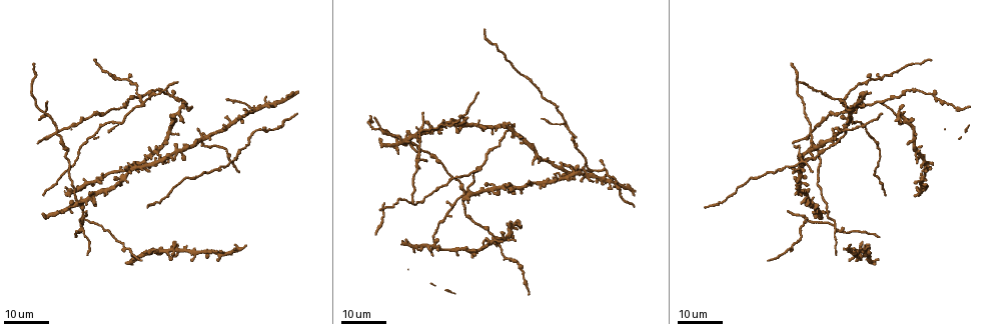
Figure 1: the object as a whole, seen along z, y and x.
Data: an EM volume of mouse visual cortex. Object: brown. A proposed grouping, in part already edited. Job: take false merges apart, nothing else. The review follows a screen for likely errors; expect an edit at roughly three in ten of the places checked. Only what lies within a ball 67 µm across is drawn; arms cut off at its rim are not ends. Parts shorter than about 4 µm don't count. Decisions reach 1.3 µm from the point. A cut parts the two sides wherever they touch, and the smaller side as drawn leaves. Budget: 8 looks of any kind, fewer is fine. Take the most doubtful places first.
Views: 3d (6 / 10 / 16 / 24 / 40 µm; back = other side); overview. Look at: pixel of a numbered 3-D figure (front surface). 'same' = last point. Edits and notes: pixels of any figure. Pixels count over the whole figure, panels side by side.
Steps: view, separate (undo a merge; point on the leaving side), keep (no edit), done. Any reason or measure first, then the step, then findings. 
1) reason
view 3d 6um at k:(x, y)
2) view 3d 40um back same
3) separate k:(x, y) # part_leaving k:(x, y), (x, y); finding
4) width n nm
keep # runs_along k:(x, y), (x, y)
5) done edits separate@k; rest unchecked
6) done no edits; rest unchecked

four-way junction
view 3d 16um at 1:(56, 130)

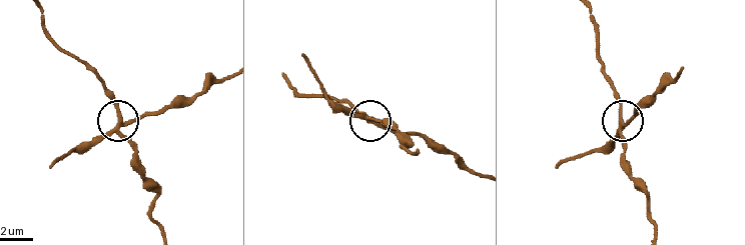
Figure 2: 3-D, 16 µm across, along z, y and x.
view 3d 10um at 2:(376, 123)

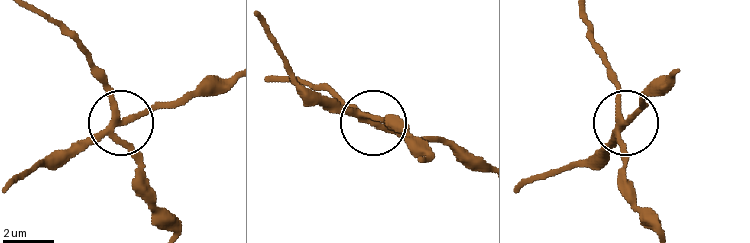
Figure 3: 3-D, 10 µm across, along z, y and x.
separate 3:(81, 143) # part_leaving 3:(113, 126), (227, 85); a second cell is stuck on

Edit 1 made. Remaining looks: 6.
a fork
view 3d 16um at 1:(566, 127)

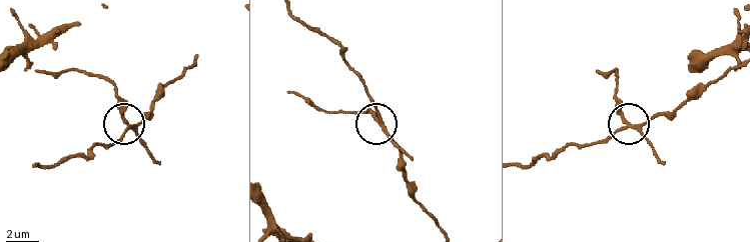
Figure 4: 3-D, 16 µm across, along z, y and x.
closer look
view 3d 10um at 4:(376, 120)

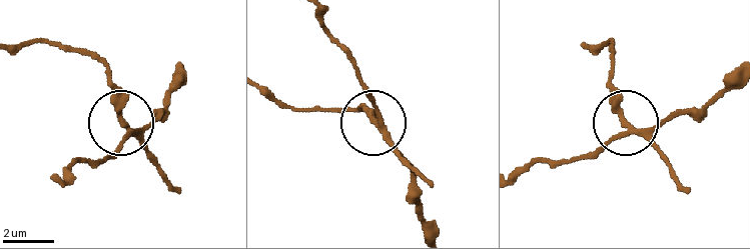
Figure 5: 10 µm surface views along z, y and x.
view 3d 10um back at 5:(625, 123)

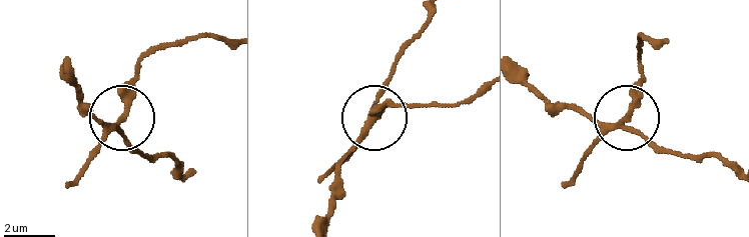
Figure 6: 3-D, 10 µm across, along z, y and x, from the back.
width 200 nm
separate 6:(125, 98) # part_leaving 6:(113, 125), (139, 61), (210, 35), (230, 41); a second cell is stuck on

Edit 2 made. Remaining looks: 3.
a fork
view 3d 24um at 1:(847, 112)

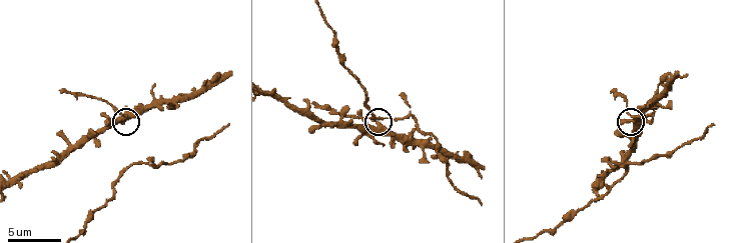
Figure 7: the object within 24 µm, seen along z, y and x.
view 3d 10um at 7:(377, 123)

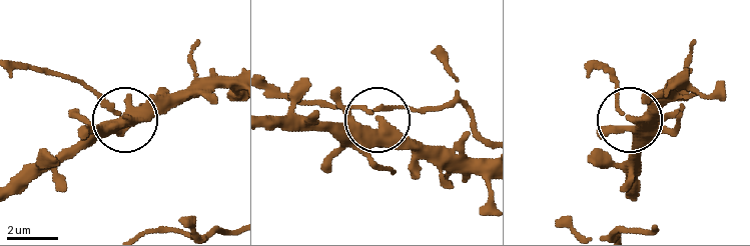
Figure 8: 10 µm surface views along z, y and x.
side_arm 8 um
separate 8:(97, 94) # part_leaving 8:(376, 116), (351, 105), (267, 90); two cells meet here

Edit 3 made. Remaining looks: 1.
done edits separate@3, separate@6, separate@8; rest unchecked

